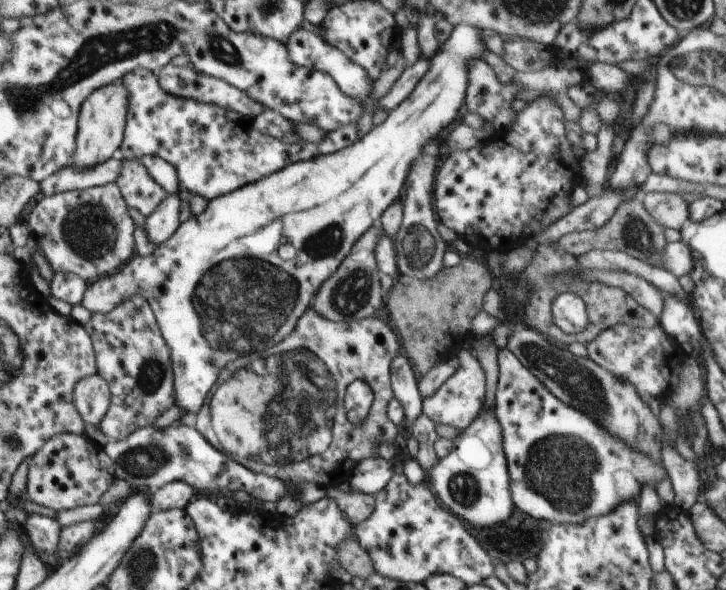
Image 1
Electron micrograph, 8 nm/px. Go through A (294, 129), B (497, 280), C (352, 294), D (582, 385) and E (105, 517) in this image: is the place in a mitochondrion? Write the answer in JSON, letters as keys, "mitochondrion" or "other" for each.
{"A":"other","B":"other","C":"mitochondrion","D":"mitochondrion","E":"other"}

